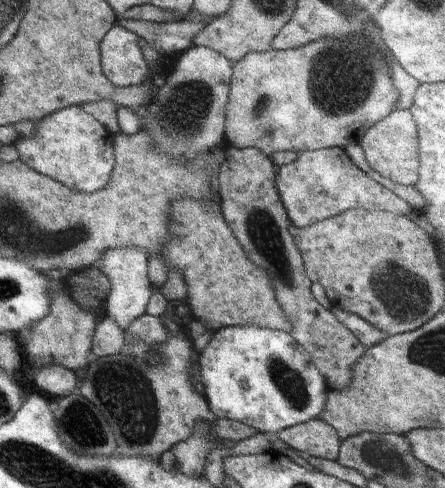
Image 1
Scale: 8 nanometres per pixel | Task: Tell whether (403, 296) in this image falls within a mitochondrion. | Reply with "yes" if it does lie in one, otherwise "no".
yes

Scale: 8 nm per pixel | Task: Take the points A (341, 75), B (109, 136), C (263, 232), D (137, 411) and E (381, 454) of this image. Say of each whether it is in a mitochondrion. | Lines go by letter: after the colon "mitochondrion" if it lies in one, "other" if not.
A: mitochondrion
B: other
C: mitochondrion
D: mitochondrion
E: mitochondrion

